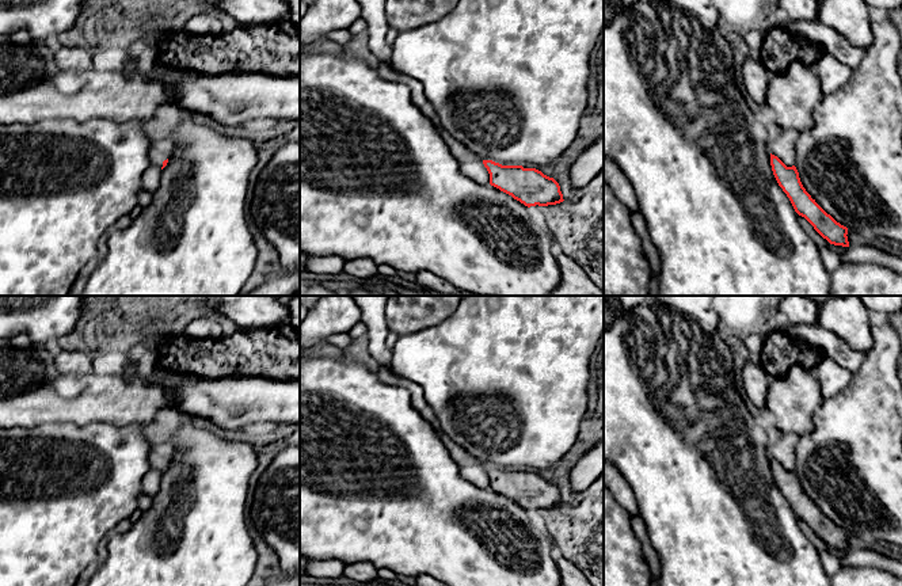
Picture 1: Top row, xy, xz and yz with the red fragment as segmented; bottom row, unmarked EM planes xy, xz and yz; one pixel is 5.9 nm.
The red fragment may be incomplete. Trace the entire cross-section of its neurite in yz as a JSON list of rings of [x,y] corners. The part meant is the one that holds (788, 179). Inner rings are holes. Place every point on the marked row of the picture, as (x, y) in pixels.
[[[772,153],[770,165],[779,186],[789,198],[795,212],[804,217],[830,244],[849,247],[848,228],[837,222],[811,198],[800,182],[796,167],[787,167]]]

